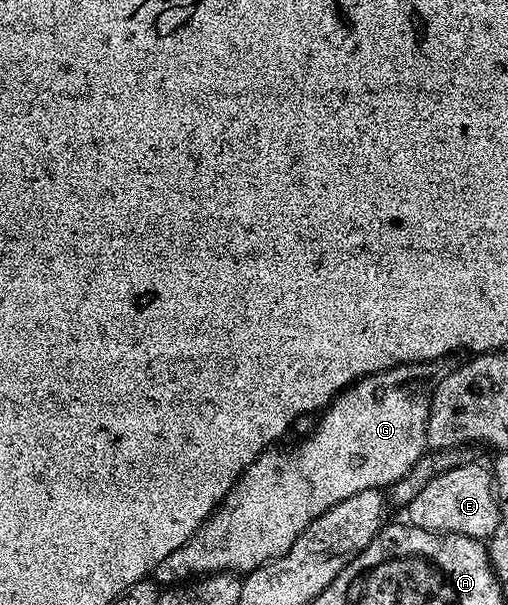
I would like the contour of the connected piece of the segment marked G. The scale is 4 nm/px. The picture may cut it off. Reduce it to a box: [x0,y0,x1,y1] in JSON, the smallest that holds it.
[153,361,447,585]

